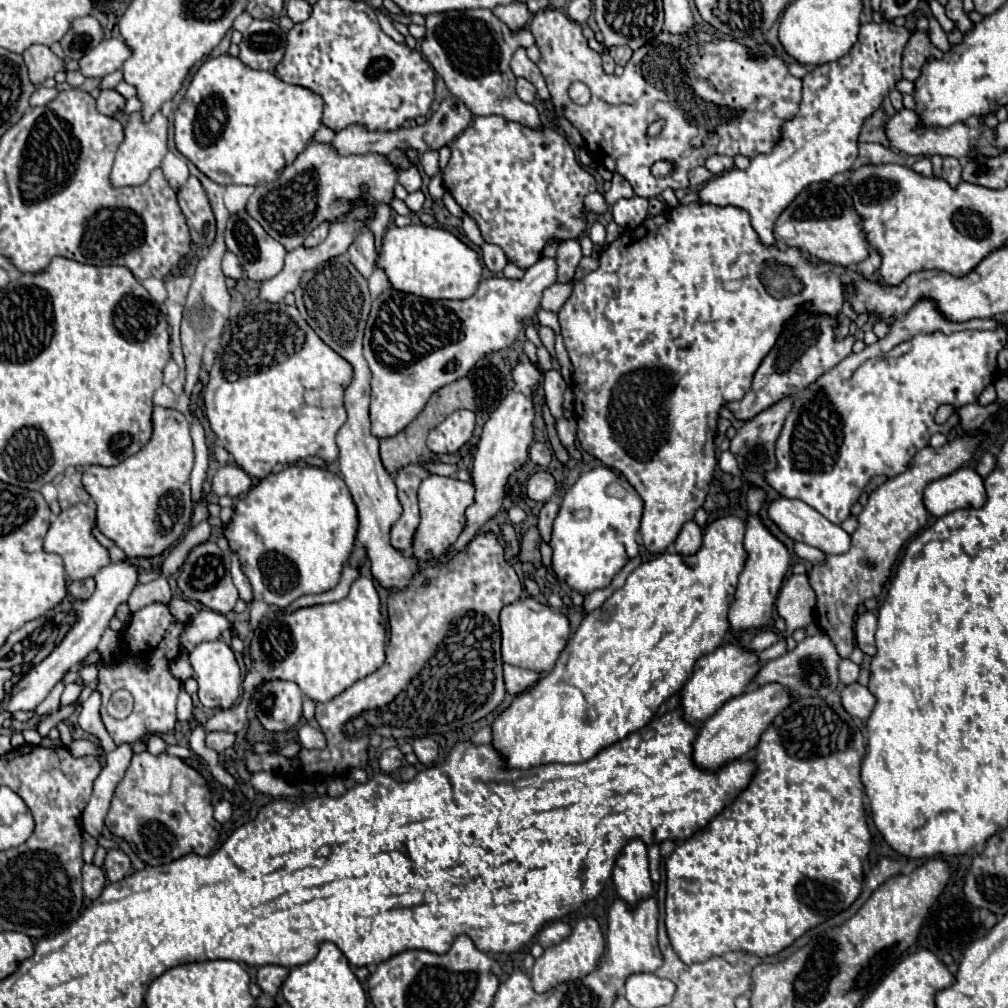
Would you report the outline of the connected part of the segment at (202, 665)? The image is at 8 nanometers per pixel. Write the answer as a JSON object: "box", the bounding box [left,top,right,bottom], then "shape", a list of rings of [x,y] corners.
{"box":[189,642,241,708],"shape":[[[203,642],[193,652],[189,652],[189,662],[193,666],[193,678],[199,684],[199,700],[207,708],[231,708],[239,698],[241,688],[241,672],[235,660],[233,650],[221,642]]]}

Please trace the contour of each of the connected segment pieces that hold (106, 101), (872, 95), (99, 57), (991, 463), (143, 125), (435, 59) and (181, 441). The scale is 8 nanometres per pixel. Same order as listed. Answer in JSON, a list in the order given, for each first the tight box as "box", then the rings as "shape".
[{"box":[97,90,125,116],"shape":[[[103,90],[101,96],[97,98],[97,108],[101,114],[115,116],[117,112],[123,112],[125,98],[117,90]]]},{"box":[699,22,911,246],"shape":[[[891,22],[863,24],[859,40],[849,54],[811,70],[803,78],[803,100],[799,114],[785,122],[781,140],[771,154],[759,154],[747,170],[733,168],[715,176],[699,190],[699,200],[717,206],[739,206],[751,214],[751,224],[763,244],[777,246],[773,224],[793,198],[813,182],[831,180],[839,172],[853,168],[857,160],[857,138],[863,120],[871,116],[887,96],[889,88],[901,80],[901,52],[911,32]]]},{"box":[79,38,131,76],"shape":[[[109,38],[103,40],[93,52],[85,54],[79,64],[83,76],[107,76],[123,66],[123,62],[131,56],[131,48],[121,38]]]},{"box":[975,452,995,478],"shape":[[[987,452],[987,454],[983,454],[983,456],[981,456],[981,460],[979,460],[979,462],[977,462],[977,466],[975,466],[975,470],[977,470],[983,478],[987,478],[987,476],[991,474],[991,470],[993,470],[993,468],[995,468],[995,456],[993,456],[993,454],[989,454],[989,452]]]},{"box":[111,110,167,186],"shape":[[[159,110],[149,122],[143,120],[141,112],[133,112],[129,116],[127,126],[125,126],[125,140],[117,150],[115,166],[113,166],[113,172],[111,172],[113,186],[143,184],[149,178],[151,170],[161,166],[165,154],[167,154],[167,118],[163,116],[163,112]]]},{"box":[421,10,541,128],"shape":[[[451,10],[425,16],[425,36],[421,52],[445,80],[447,90],[459,98],[475,116],[499,114],[507,120],[519,122],[529,128],[541,126],[541,116],[533,104],[523,102],[515,94],[515,76],[509,68],[513,52],[523,46],[529,48],[535,36],[523,28],[513,34],[491,10]]]},{"box":[83,408,193,558],"shape":[[[153,408],[153,436],[133,456],[117,466],[89,466],[83,486],[97,504],[97,528],[111,538],[127,558],[159,556],[175,544],[191,520],[189,476],[193,468],[193,442],[187,418],[173,408]]]}]

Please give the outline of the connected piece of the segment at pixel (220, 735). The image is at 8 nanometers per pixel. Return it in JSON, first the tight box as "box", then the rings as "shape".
{"box":[207,732,235,752],"shape":[[[209,732],[207,734],[207,746],[217,752],[231,748],[233,742],[235,742],[235,734],[229,734],[229,732]]]}

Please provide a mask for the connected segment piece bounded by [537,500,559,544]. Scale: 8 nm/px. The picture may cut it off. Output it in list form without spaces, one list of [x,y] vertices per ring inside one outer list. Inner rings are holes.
[[[549,500],[549,502],[541,508],[539,518],[537,518],[537,528],[539,528],[539,532],[541,532],[541,536],[543,536],[543,540],[545,540],[547,544],[549,544],[549,540],[551,540],[553,520],[555,520],[557,512],[559,512],[559,504],[555,504],[553,500]]]

